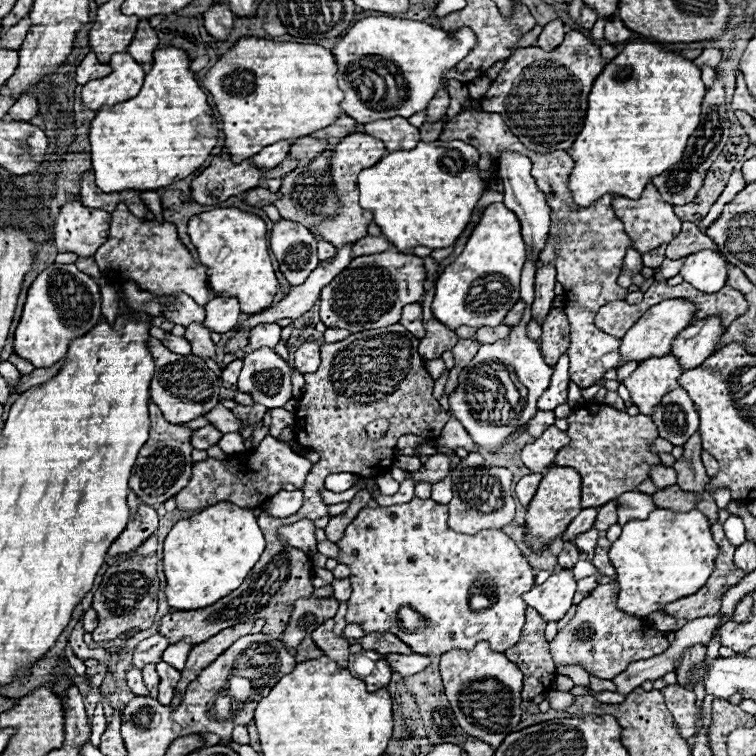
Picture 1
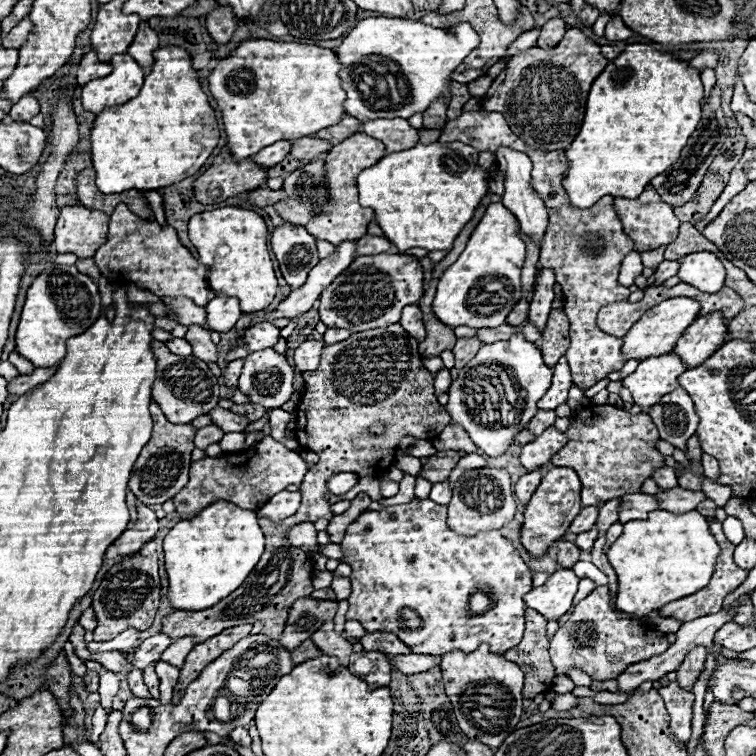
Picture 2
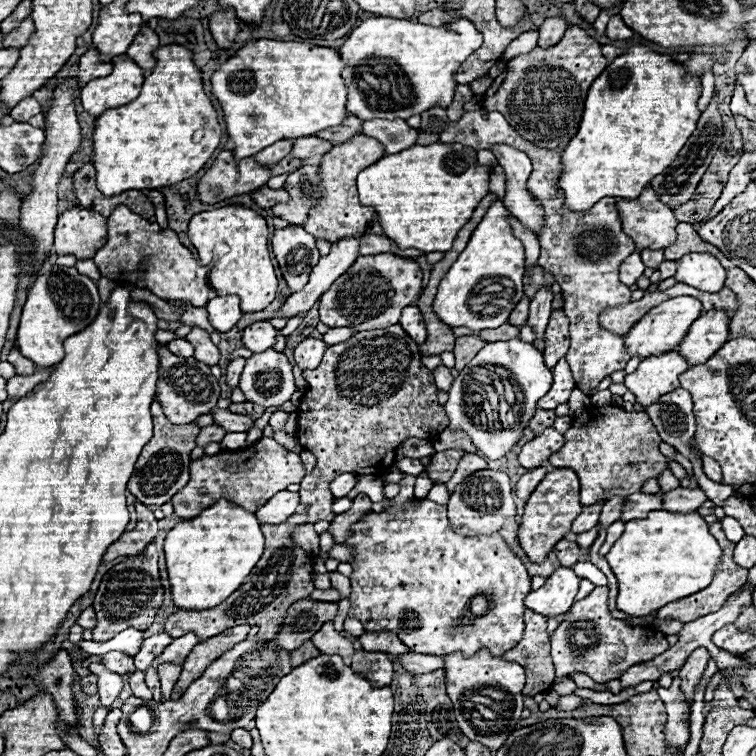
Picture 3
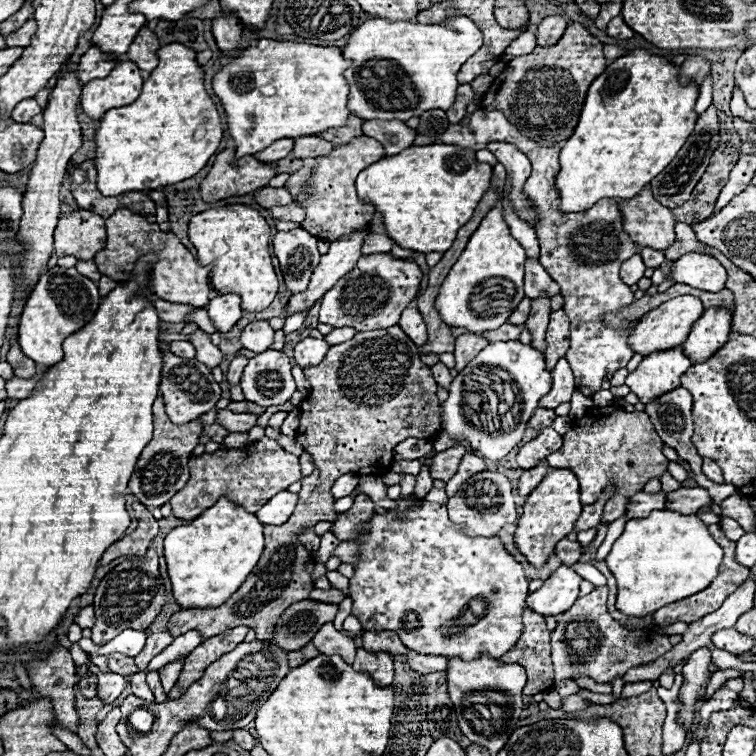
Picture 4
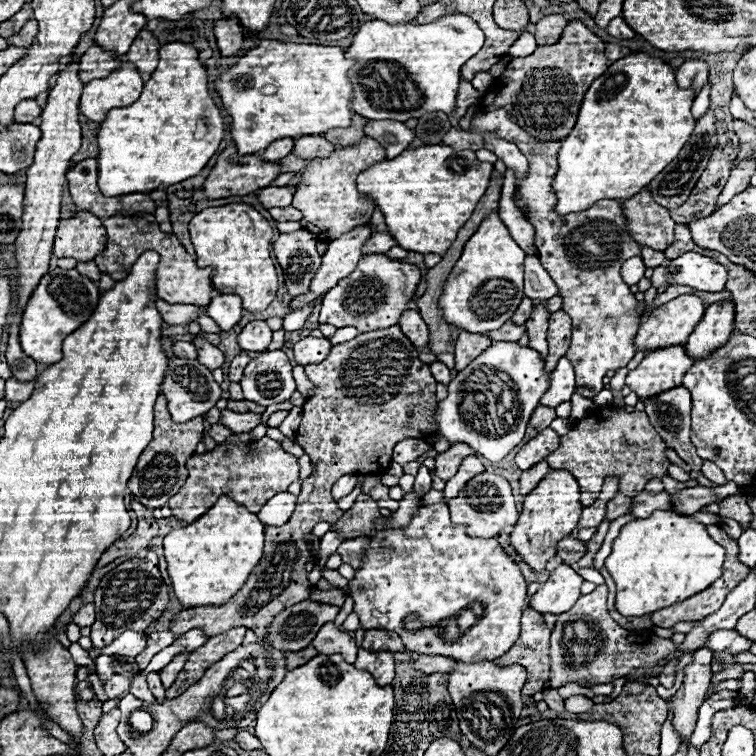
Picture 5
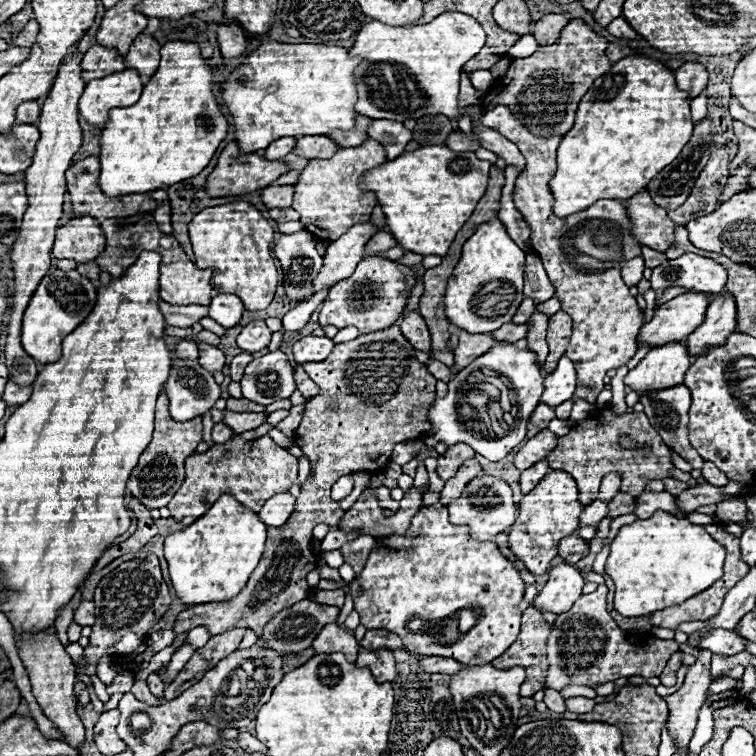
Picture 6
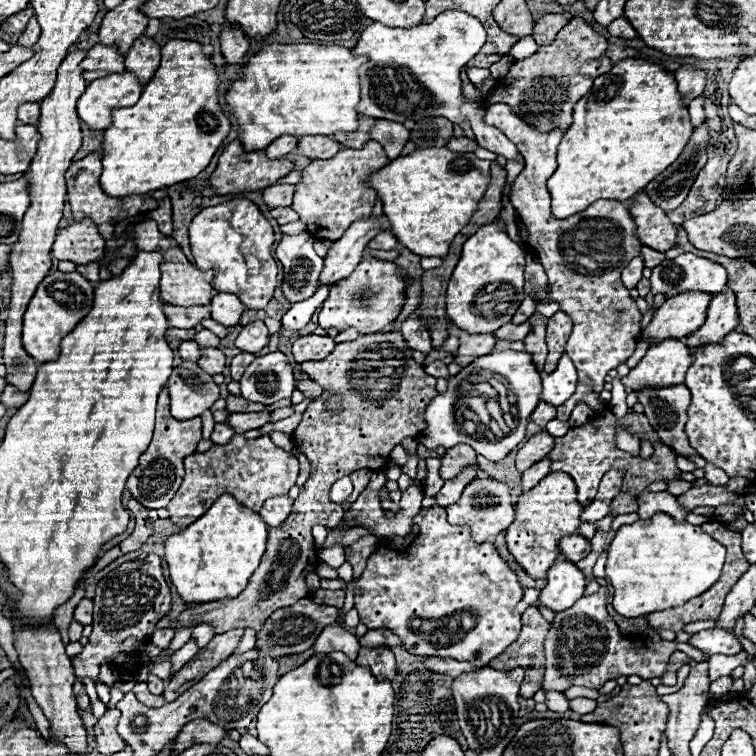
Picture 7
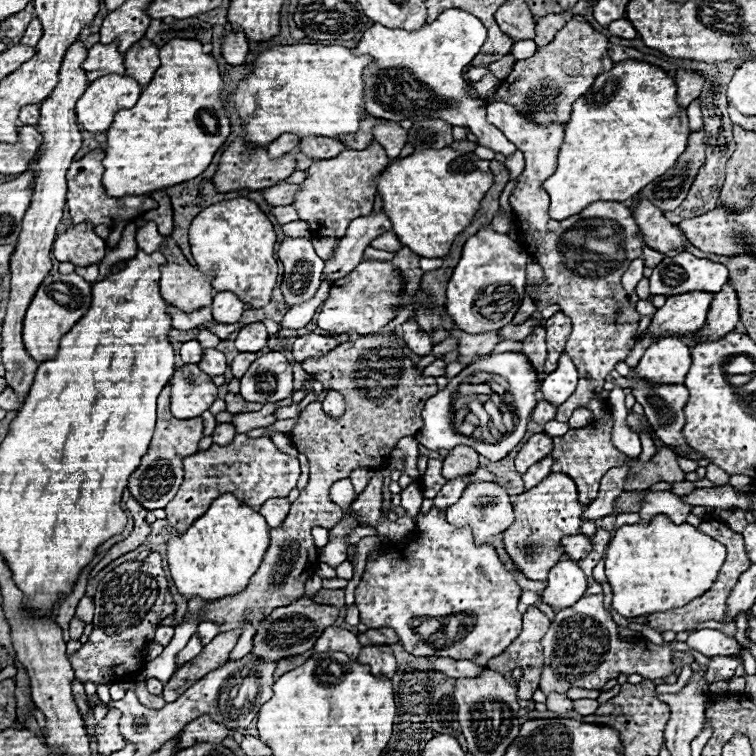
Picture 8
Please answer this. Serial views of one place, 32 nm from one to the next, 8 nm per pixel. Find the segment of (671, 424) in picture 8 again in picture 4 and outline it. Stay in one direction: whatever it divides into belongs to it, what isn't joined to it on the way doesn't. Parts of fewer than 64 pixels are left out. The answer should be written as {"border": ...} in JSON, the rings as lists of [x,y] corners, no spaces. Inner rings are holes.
{"border":[[[686,388],[670,390],[670,392],[658,396],[656,400],[648,402],[648,404],[646,404],[646,414],[650,416],[650,422],[654,424],[656,432],[658,432],[660,438],[664,440],[664,444],[670,446],[670,448],[674,448],[674,450],[678,452],[678,456],[684,458],[684,460],[690,464],[692,472],[696,474],[696,476],[694,476],[696,482],[698,482],[700,486],[706,486],[706,490],[710,490],[710,496],[714,498],[714,504],[720,504],[724,498],[728,498],[728,496],[732,496],[732,494],[736,492],[736,486],[734,486],[734,484],[714,486],[714,482],[710,482],[710,480],[702,474],[702,458],[698,456],[698,452],[694,450],[694,446],[692,446],[692,442],[690,442],[692,430],[694,430],[694,428],[692,428],[692,396],[690,396],[690,392],[688,392]]]}

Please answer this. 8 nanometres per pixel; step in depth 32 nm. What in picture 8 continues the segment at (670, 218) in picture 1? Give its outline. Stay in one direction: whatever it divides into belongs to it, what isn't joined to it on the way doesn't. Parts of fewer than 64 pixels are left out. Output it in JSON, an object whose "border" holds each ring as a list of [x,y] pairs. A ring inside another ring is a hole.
{"border":[[[642,198],[642,202],[632,212],[634,212],[634,218],[638,222],[644,242],[652,250],[662,252],[662,254],[666,254],[668,250],[678,250],[678,252],[686,250],[688,240],[682,236],[682,232],[674,224],[670,224],[664,218],[664,214],[658,208],[650,206],[650,202]]]}

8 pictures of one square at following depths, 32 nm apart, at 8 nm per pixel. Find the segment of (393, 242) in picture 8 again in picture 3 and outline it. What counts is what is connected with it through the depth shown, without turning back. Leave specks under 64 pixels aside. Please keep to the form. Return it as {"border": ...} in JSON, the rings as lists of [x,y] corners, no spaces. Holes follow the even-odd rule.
{"border":[[[364,234],[362,242],[360,242],[360,254],[362,256],[370,256],[370,254],[384,254],[392,250],[392,240],[376,234]]]}

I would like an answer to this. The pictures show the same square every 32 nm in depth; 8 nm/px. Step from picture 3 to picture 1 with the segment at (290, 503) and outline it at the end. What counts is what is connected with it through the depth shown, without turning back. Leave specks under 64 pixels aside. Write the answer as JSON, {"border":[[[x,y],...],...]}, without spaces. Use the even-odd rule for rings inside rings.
{"border":[[[280,490],[276,496],[270,498],[270,506],[264,508],[262,512],[266,512],[272,518],[286,518],[290,514],[296,514],[296,510],[302,506],[302,492],[300,490]]]}

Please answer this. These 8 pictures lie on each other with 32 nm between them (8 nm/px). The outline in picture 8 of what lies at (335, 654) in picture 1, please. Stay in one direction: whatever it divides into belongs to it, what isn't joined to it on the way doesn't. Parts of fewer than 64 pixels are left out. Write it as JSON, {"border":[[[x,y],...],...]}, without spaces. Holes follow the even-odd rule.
{"border":[[[330,626],[324,630],[324,634],[318,638],[318,642],[314,644],[314,652],[344,652],[348,654],[352,660],[358,658],[362,646],[356,638],[356,634],[338,628],[338,626]]]}

